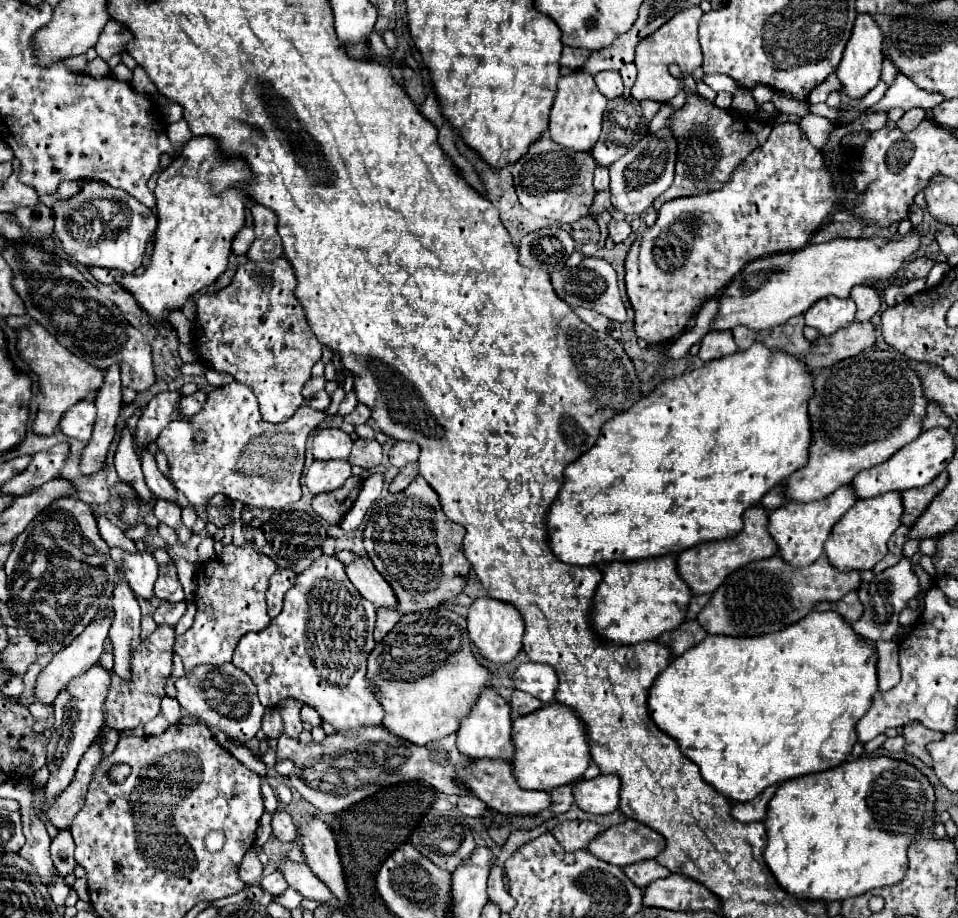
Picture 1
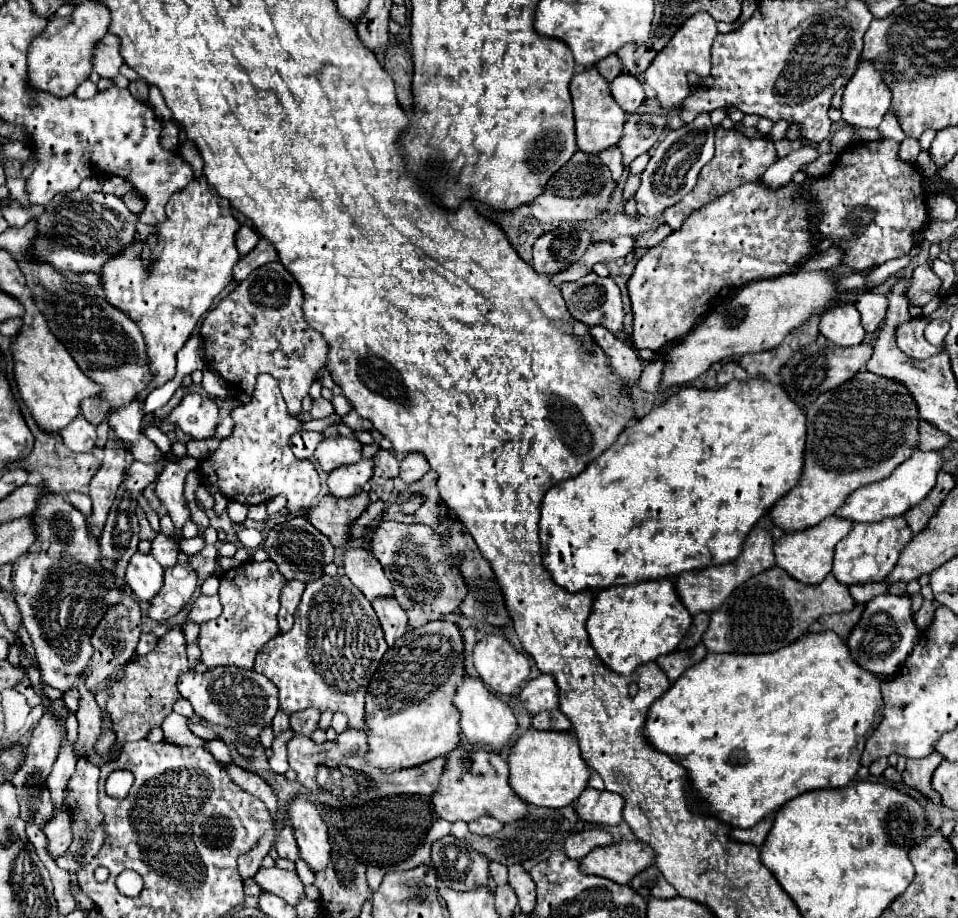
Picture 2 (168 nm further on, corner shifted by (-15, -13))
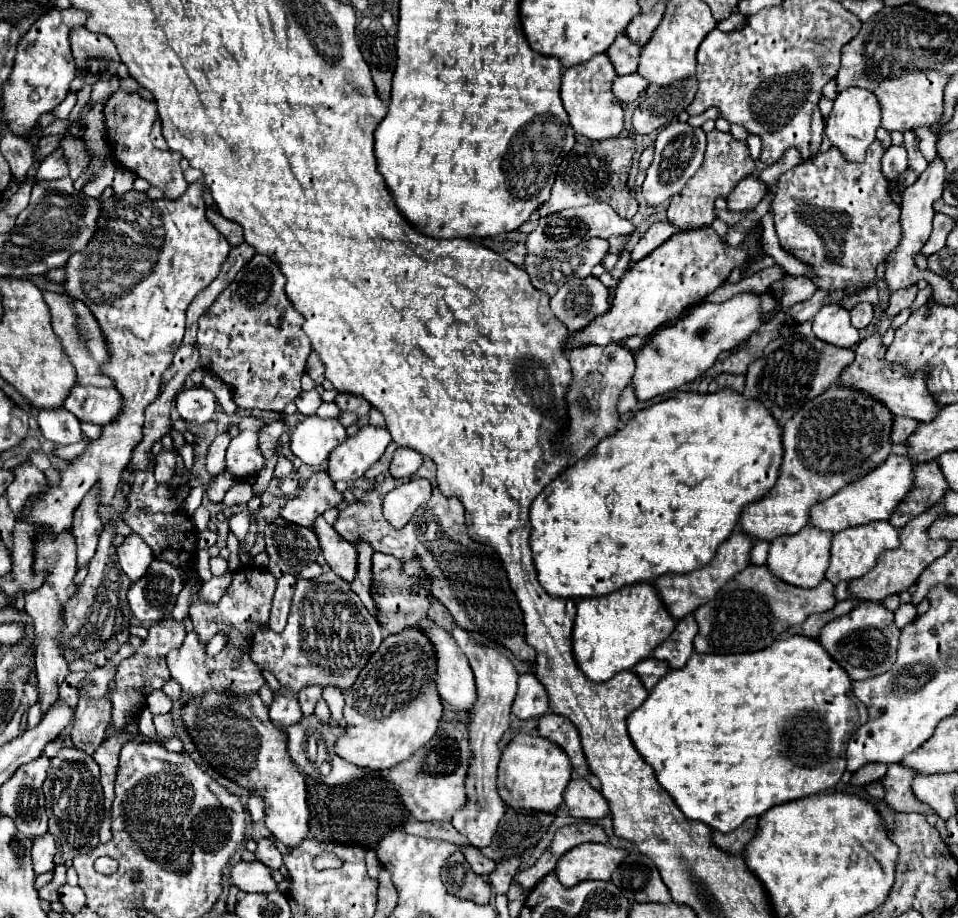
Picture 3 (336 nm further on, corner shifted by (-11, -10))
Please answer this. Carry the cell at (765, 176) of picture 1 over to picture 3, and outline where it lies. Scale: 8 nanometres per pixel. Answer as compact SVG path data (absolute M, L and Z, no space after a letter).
M711 227L691 229L673 235L663 247L657 247L649 257L635 263L621 279L615 289L611 307L607 315L595 317L587 327L573 333L565 347L585 347L585 345L607 345L621 343L631 335L647 339L657 327L667 321L679 319L689 307L699 303L705 295L715 291L727 281L735 265L743 267L749 253L761 253L759 235L747 235L747 243L741 247L731 247L723 243Z

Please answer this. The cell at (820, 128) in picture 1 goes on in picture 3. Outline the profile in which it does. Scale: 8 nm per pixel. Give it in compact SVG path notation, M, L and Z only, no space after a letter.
M749 175L727 197L727 211L743 213L743 211L755 209L757 203L763 199L763 195L765 195L765 183L753 175Z

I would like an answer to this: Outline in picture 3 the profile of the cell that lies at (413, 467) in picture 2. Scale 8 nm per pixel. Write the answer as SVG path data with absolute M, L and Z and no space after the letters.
M399 447L389 465L389 473L393 477L407 477L407 475L413 475L421 463L423 463L421 453L417 453L415 449L409 449L409 447Z

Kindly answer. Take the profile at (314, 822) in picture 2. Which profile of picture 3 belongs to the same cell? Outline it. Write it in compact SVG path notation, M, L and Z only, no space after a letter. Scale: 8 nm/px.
M209 691L205 695L191 695L189 701L181 709L181 721L195 743L197 751L203 755L203 759L217 769L223 777L235 781L237 785L249 789L255 795L261 795L265 799L265 825L267 829L281 839L287 847L295 847L295 843L301 843L309 835L309 807L307 807L307 791L305 791L305 775L299 773L299 769L293 765L289 753L287 753L287 733L271 723L269 719L269 707L261 701L259 695L249 697L237 697L229 693L215 693Z

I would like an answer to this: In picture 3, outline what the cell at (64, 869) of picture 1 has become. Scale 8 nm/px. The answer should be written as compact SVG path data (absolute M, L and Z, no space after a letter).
M63 747L59 759L51 759L47 779L43 783L45 807L49 817L49 833L55 837L57 855L55 865L71 861L75 855L89 853L99 845L99 825L103 821L103 789L99 781L99 765L93 757L75 751L75 747Z

